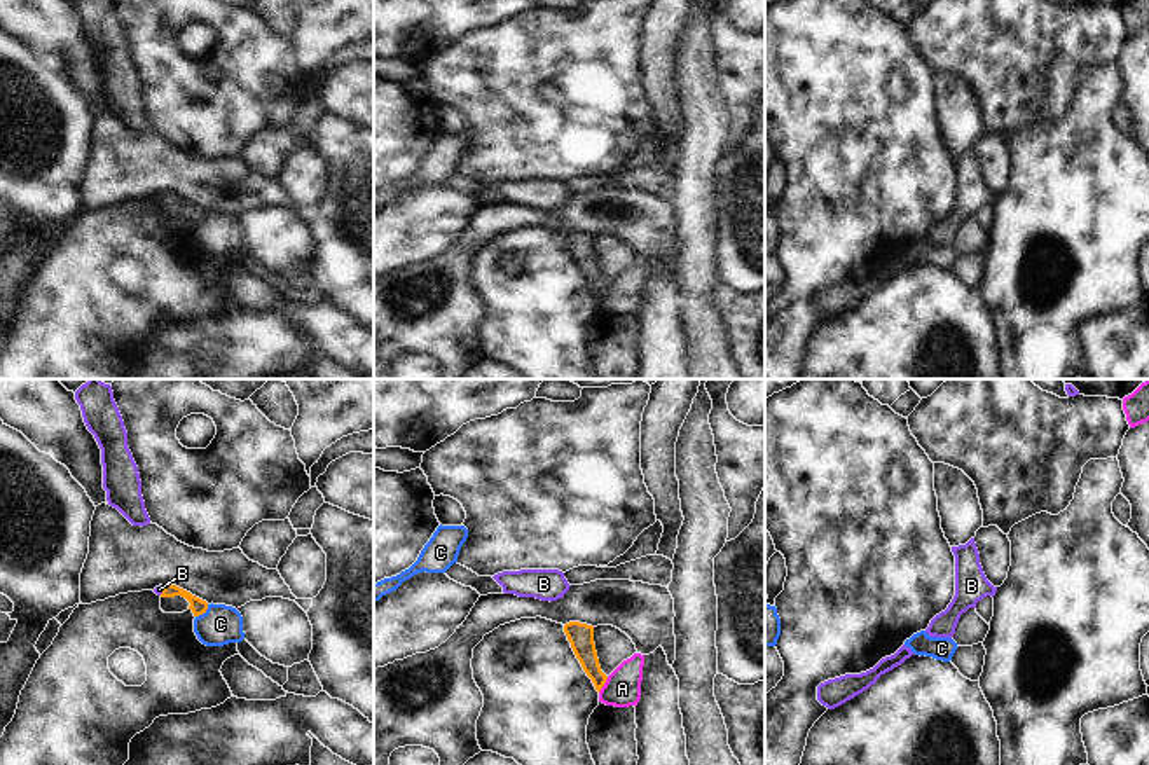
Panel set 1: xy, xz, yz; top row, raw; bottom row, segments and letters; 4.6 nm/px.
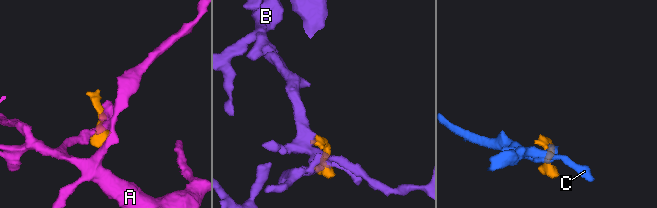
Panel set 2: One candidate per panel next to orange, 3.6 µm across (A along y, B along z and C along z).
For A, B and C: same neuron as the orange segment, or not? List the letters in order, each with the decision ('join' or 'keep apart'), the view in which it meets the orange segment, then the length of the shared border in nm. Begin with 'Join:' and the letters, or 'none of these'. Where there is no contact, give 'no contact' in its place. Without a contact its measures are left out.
Join: B
A: keep apart; contact in xz; length 90 nm
B: join; contact in xy; length 50 nm
C: keep apart; contact in xy; length 90 nm

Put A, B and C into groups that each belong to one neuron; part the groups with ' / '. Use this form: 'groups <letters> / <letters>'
groups A / B / C

